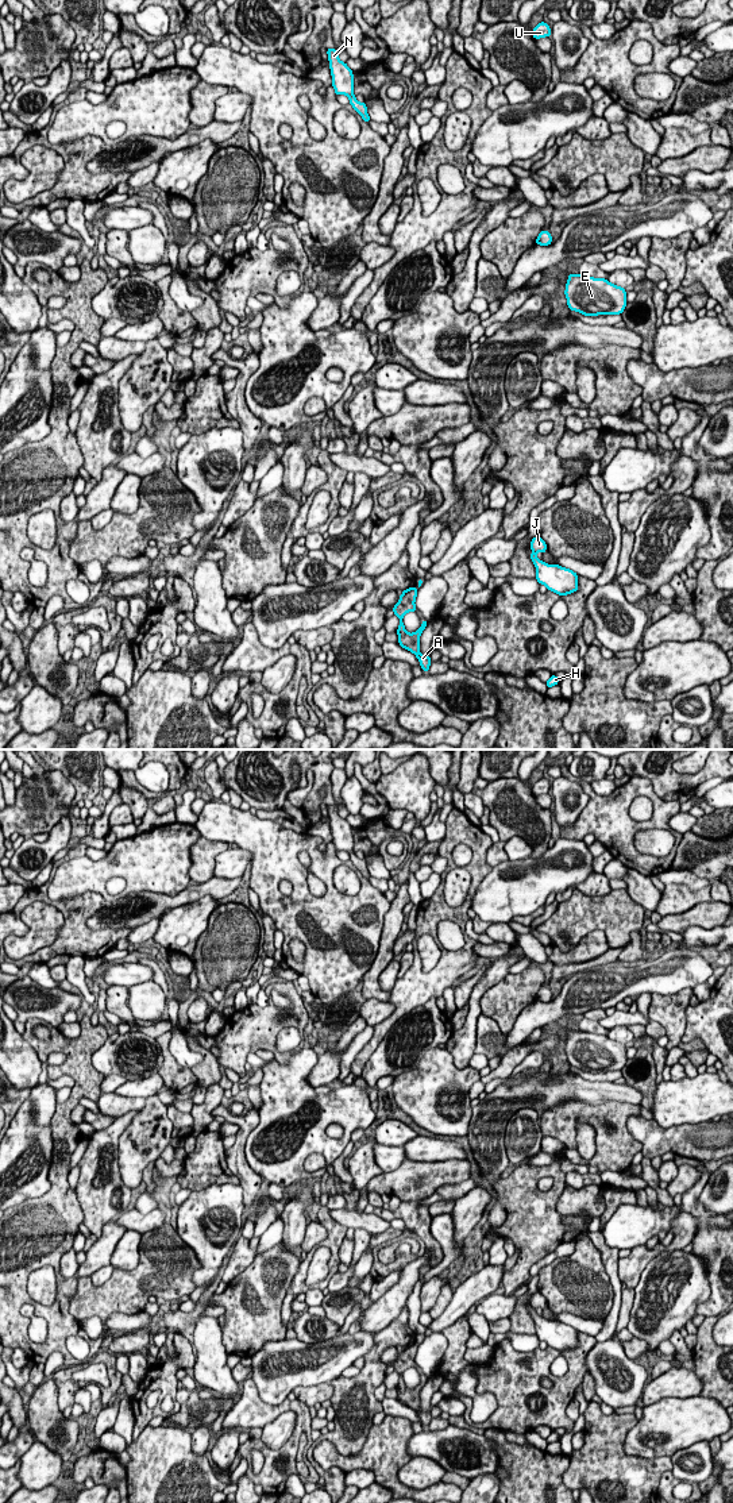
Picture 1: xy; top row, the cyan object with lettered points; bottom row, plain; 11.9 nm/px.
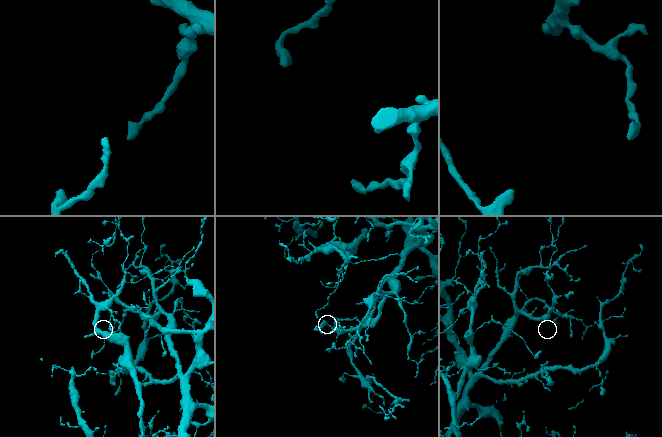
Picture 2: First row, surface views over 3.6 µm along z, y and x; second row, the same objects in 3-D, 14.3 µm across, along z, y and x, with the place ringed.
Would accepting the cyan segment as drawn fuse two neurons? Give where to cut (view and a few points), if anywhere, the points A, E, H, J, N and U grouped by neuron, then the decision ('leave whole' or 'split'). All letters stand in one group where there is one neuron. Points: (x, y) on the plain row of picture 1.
xy (532, 1307), (535, 1310) | A J / E H N U | split

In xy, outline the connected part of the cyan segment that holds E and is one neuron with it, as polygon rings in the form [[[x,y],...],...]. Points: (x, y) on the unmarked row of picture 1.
[[[568,1030],[564,1051],[571,1067],[593,1074],[621,1071],[628,1060],[624,1044],[582,1030]]]

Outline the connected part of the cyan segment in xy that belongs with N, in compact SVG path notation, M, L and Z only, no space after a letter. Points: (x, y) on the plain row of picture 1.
M327 805L329 825L332 832L332 843L337 851L346 851L350 855L352 864L369 879L370 872L367 870L366 859L359 859L354 851L354 830L346 818L339 816L339 808L336 805Z

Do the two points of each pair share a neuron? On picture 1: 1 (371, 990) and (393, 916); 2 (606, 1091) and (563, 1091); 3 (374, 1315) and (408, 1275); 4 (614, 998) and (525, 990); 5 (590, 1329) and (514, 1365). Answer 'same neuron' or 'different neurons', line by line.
1: same neuron
2: same neuron
3: same neuron
4: different neurons
5: different neurons

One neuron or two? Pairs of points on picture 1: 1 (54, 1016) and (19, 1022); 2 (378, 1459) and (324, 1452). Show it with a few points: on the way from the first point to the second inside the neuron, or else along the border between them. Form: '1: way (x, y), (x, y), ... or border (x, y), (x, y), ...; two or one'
1: way (46, 1013), (27, 1014); one
2: way (365, 1459), (338, 1460); one

